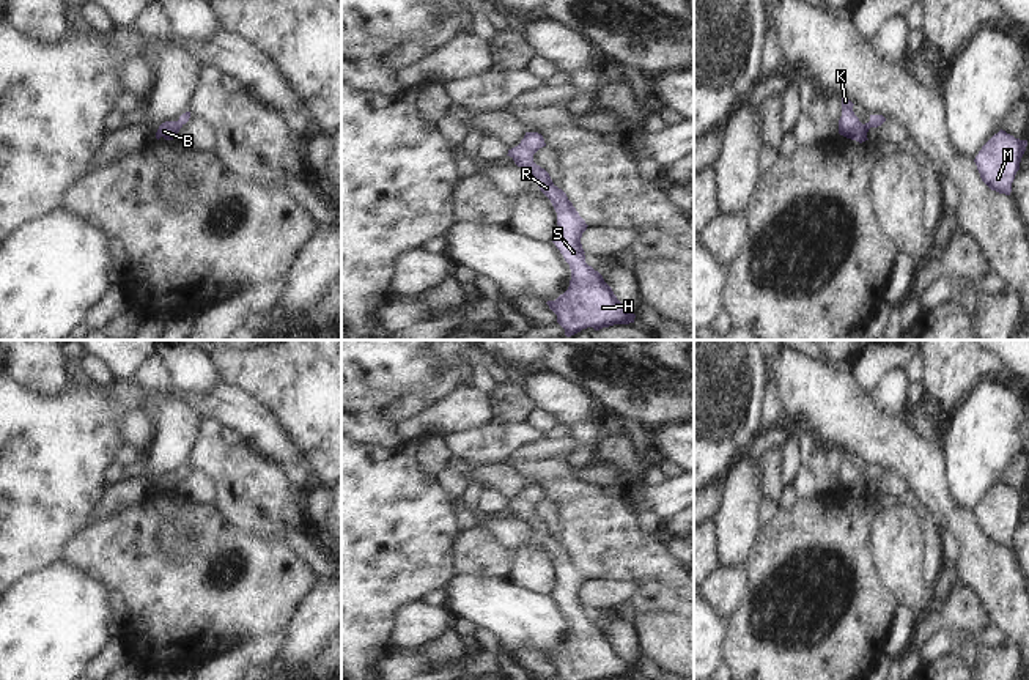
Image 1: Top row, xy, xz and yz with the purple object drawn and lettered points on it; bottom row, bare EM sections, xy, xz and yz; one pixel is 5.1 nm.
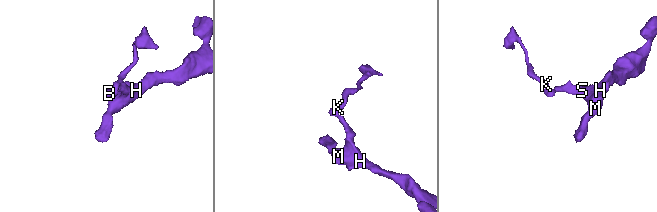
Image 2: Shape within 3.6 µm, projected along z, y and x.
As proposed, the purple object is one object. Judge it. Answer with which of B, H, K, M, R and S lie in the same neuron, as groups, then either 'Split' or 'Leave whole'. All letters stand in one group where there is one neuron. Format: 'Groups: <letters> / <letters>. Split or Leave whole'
Groups: B H K M R S. Leave whole

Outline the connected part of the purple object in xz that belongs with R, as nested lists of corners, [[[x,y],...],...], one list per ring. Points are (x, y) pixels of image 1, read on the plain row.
[[[526,485],[521,496],[508,502],[507,508],[533,527],[557,565],[559,586],[552,595],[570,617],[571,633],[563,647],[546,656],[557,667],[562,680],[609,680],[634,675],[634,664],[623,658],[603,628],[585,615],[581,590],[588,578],[566,546],[552,535],[549,526],[533,515],[533,507],[543,499],[546,496],[541,486]]]

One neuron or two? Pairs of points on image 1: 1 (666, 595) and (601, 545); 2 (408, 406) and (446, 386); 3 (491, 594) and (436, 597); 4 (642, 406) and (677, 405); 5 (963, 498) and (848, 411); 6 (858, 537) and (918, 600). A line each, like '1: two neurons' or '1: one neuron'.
1: one neuron
2: one neuron
3: two neurons
4: one neuron
5: two neurons
6: two neurons

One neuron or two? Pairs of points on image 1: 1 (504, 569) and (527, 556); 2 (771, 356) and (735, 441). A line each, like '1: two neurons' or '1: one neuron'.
1: two neurons
2: two neurons

